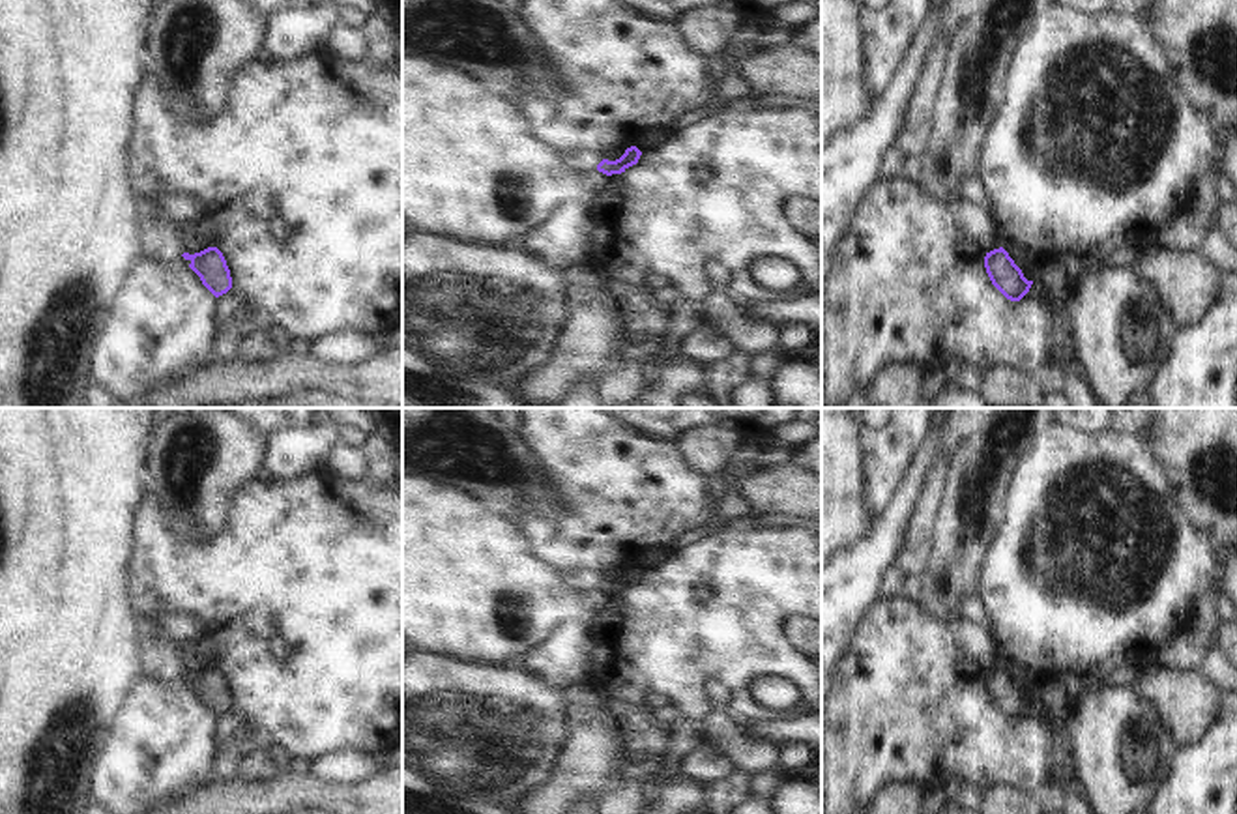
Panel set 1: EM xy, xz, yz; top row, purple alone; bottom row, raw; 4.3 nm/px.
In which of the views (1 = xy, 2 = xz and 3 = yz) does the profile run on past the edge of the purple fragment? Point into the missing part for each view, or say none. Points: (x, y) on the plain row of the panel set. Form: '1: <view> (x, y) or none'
1: none
2: none
3: none

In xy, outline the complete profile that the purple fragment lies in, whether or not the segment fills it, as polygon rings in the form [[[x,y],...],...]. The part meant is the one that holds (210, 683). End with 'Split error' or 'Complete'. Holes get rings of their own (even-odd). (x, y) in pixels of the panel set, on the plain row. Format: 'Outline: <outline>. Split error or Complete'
Outline: [[[208,666],[195,674],[183,672],[182,676],[191,681],[189,687],[215,717],[232,707],[230,689],[217,666]]]. Complete.

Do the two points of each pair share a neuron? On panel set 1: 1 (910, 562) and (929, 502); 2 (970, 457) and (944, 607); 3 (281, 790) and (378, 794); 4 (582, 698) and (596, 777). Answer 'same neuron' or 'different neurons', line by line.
1: same neuron
2: same neuron
3: same neuron
4: same neuron

